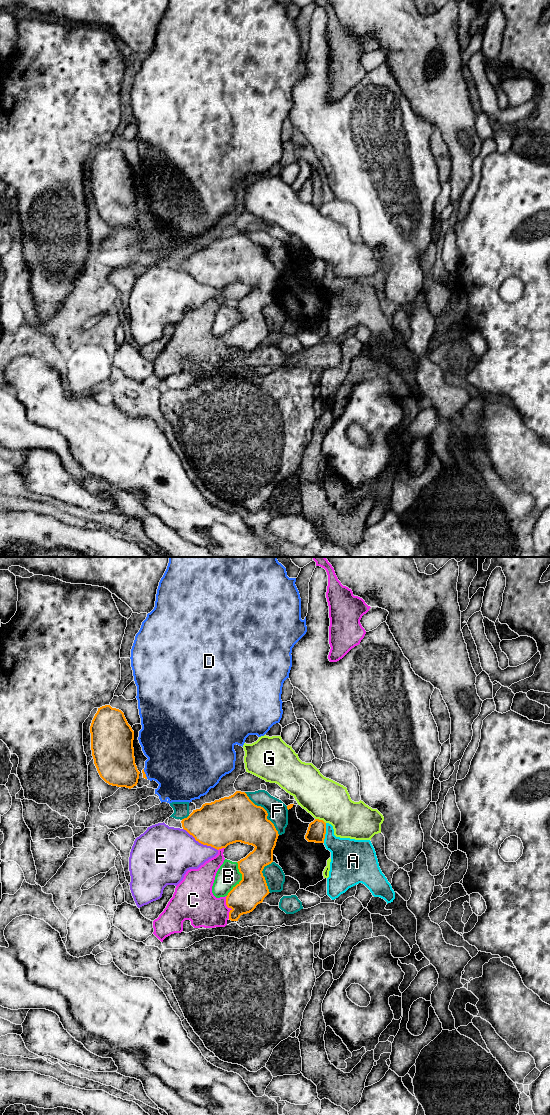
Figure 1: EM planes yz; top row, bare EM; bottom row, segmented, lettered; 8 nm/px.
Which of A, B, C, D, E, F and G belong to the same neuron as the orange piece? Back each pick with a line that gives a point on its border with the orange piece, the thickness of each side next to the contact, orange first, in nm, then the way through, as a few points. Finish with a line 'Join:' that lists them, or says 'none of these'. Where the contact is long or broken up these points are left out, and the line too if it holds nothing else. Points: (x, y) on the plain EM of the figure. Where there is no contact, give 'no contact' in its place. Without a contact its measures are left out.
Join: none of these

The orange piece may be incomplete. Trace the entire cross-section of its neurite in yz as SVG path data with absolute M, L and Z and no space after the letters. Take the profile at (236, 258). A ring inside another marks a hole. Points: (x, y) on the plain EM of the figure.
M236 231L229 237L203 244L200 249L193 250L187 258L181 261L183 269L196 281L217 290L236 282L255 287L245 298L237 302L242 320L226 337L226 345L231 349L229 352L231 361L238 361L241 355L252 352L270 333L262 311L265 306L273 302L273 290L279 274L267 256L267 251L255 245L245 232Z

